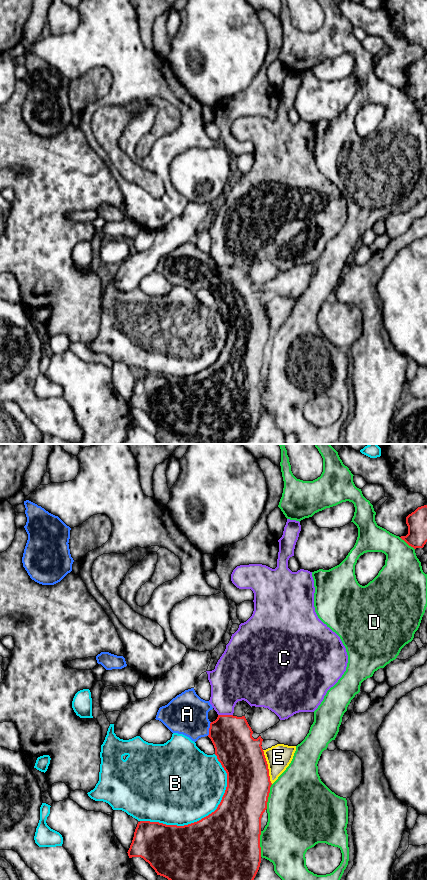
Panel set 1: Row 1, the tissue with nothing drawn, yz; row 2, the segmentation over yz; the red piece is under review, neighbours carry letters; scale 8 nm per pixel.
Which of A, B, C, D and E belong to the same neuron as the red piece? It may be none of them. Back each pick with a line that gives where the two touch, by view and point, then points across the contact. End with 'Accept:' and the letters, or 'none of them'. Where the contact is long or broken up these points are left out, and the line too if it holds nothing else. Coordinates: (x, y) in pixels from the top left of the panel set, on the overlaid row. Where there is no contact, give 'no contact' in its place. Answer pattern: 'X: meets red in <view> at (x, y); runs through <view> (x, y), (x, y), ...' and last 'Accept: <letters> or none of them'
A: meets red in yz at (209, 729)
Accept: A

